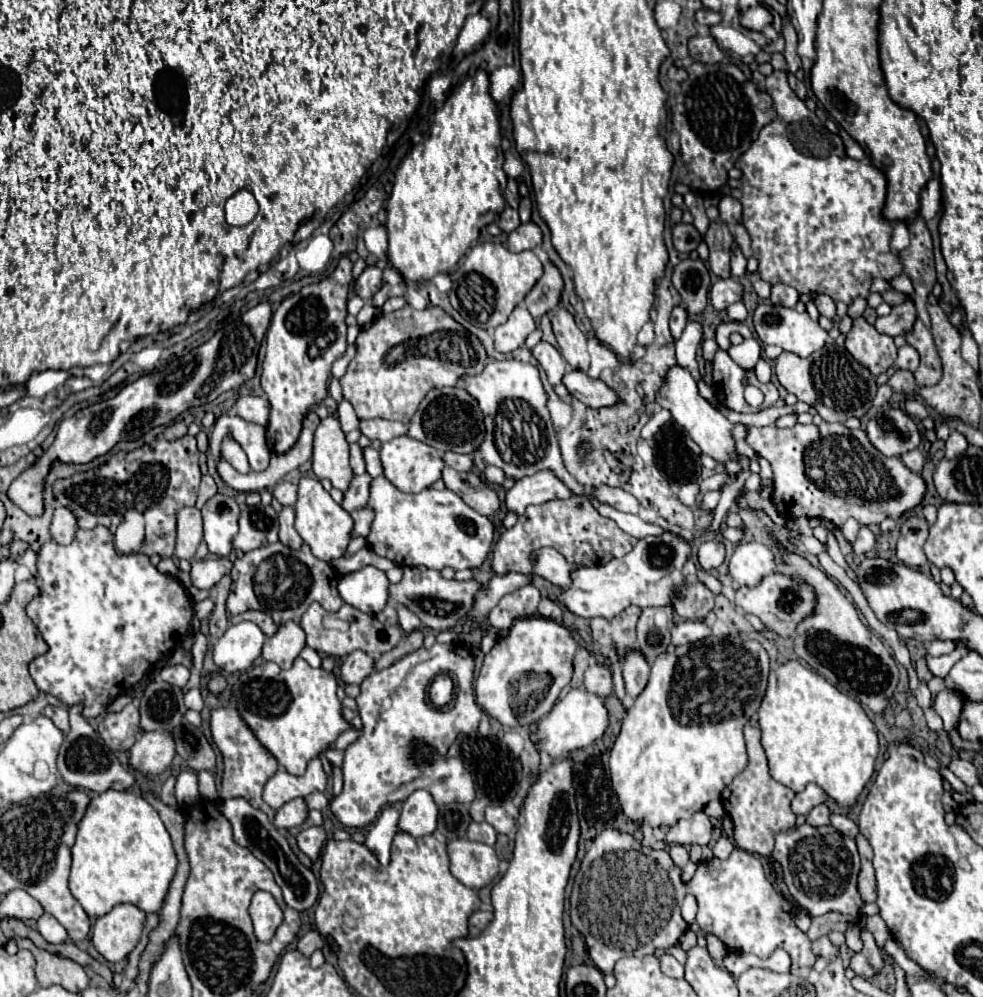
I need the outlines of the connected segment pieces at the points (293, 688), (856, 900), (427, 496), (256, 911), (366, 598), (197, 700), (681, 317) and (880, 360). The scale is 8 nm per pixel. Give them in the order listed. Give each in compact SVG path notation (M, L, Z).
M301 657L295 659L293 667L283 671L277 663L265 661L259 663L245 673L241 673L231 689L231 703L239 709L247 725L259 735L259 741L275 755L275 759L293 775L303 775L305 767L311 759L319 757L331 743L337 741L337 737L351 727L351 723L341 715L341 701L337 699L337 677L325 669L313 669L307 661Z
M805 823L793 831L777 833L771 859L781 865L785 885L797 899L799 907L805 909L811 917L819 917L831 911L855 917L865 905L857 889L859 853L855 839L845 837L833 825L811 827Z
M381 475L373 479L369 507L375 511L375 519L371 523L371 533L367 535L367 543L377 555L387 557L395 561L397 565L403 565L403 567L423 565L423 567L437 569L437 571L441 571L443 567L451 567L455 571L457 569L477 569L483 565L483 561L487 559L491 551L493 533L495 533L491 521L485 515L471 509L469 505L465 505L463 499L449 489L443 489L443 491L425 489L417 495L409 495L393 487L393 483Z
M257 891L253 895L249 915L251 915L257 937L265 937L265 931L277 931L279 923L283 921L281 907L277 905L275 897L267 891Z
M363 567L339 579L339 595L347 605L377 615L389 599L389 579L377 567Z
M197 687L189 689L183 699L185 699L185 705L187 705L189 709L195 709L195 711L201 711L201 709L203 709L203 699L201 699L201 693L199 693Z
M675 307L675 311L671 313L671 321L669 321L669 327L671 327L671 335L673 335L673 341L677 341L683 333L687 325L687 311L683 307Z
M863 317L853 319L853 327L845 339L845 347L853 355L853 359L867 367L875 377L893 367L897 359L893 337L879 333Z

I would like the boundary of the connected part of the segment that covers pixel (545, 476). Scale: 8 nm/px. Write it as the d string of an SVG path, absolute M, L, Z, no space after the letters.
M543 469L531 477L523 477L507 491L505 505L509 511L523 515L529 505L539 505L551 499L569 499L573 491L551 471Z

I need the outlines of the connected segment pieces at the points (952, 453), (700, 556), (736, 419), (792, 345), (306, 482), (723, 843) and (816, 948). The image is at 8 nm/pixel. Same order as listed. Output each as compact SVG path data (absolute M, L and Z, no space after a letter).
M951 429L951 435L949 435L949 439L947 439L947 449L945 449L945 457L947 459L955 459L955 457L959 457L965 449L967 449L967 439L959 433L959 431L955 431L955 429Z
M705 541L701 543L697 551L697 561L701 569L705 571L715 571L725 559L725 545L723 541Z
M719 405L719 411L735 425L735 423L743 423L743 425L755 425L755 427L767 427L767 425L773 425L781 415L785 413L791 413L793 409L783 405L783 407L769 407L769 409L763 409L763 411L757 411L757 413L737 413L737 411L731 411L723 405Z
M763 303L755 309L753 325L755 325L759 339L765 345L779 345L783 351L797 353L799 357L809 357L813 351L821 349L825 345L827 337L829 337L827 331L821 329L819 323L813 321L807 313L797 313L795 309L779 307L779 305L773 305L773 303Z
M303 477L299 481L299 499L295 505L295 529L301 535L301 539L311 547L313 555L321 561L333 561L345 555L347 545L351 541L353 533L353 519L351 515L333 501L333 497L323 489L317 477Z
M719 837L717 843L713 845L713 853L715 853L715 857L719 857L719 859L727 859L727 857L731 855L731 851L733 851L733 843L731 843L731 839L727 839L727 837Z
M819 937L819 939L811 941L811 951L815 955L823 955L823 957L837 957L839 955L839 949L833 947L827 937Z

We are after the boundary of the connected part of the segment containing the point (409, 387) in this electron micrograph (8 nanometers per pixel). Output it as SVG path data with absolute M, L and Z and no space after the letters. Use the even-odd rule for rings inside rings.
M405 305L393 313L381 315L373 325L359 331L357 337L357 355L347 367L345 377L339 379L343 387L343 397L353 405L359 419L393 419L401 423L409 423L413 413L417 411L421 399L433 387L457 385L465 375L479 375L485 369L487 353L483 343L463 329L453 317L449 317L441 307L427 307L423 311Z

